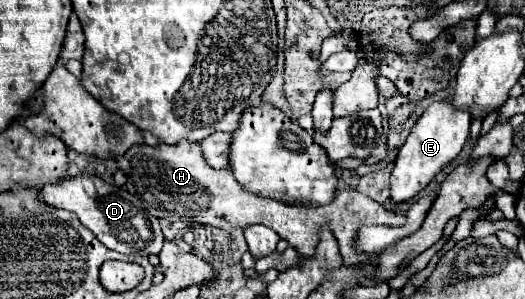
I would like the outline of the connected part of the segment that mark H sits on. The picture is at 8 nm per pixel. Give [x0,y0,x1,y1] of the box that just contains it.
[116,140,406,266]

